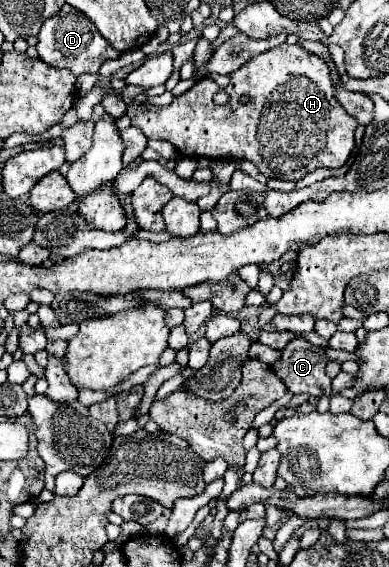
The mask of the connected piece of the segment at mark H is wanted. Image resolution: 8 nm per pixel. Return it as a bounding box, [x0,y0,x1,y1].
[127,44,357,180]

